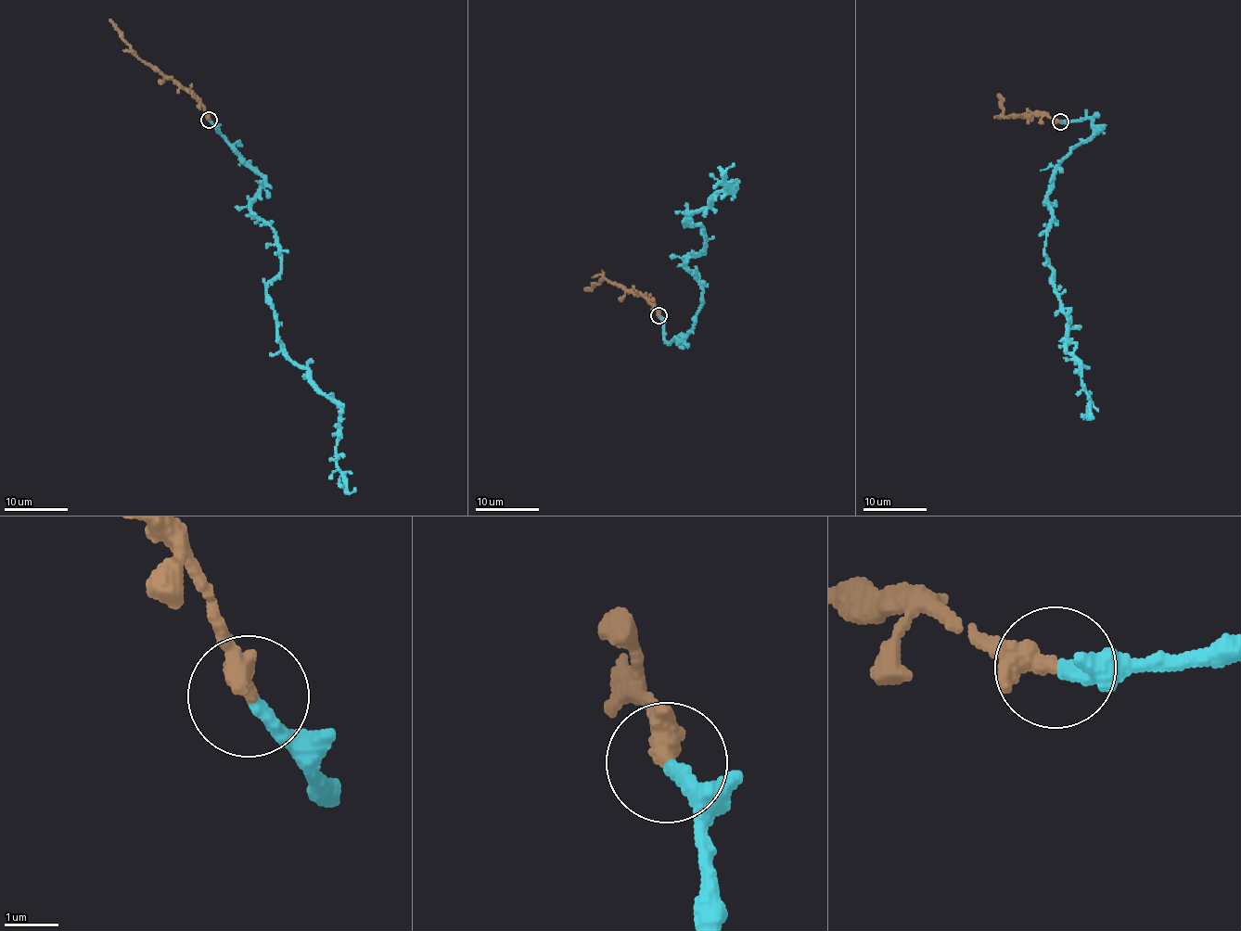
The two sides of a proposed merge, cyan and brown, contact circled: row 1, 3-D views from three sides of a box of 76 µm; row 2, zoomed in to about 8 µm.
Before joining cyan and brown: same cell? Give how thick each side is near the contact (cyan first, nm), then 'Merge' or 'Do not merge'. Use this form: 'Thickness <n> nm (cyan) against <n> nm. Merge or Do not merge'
Thickness 280 nm (cyan) against 400 nm. Merge

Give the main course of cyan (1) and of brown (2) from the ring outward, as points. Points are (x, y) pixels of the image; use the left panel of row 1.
1: (209, 121), (265, 177), (249, 210), (280, 259), (266, 289), (277, 342), (339, 408), (337, 467), (355, 488)
2: (209, 121), (205, 108), (197, 98), (154, 71), (137, 56), (109, 19)

